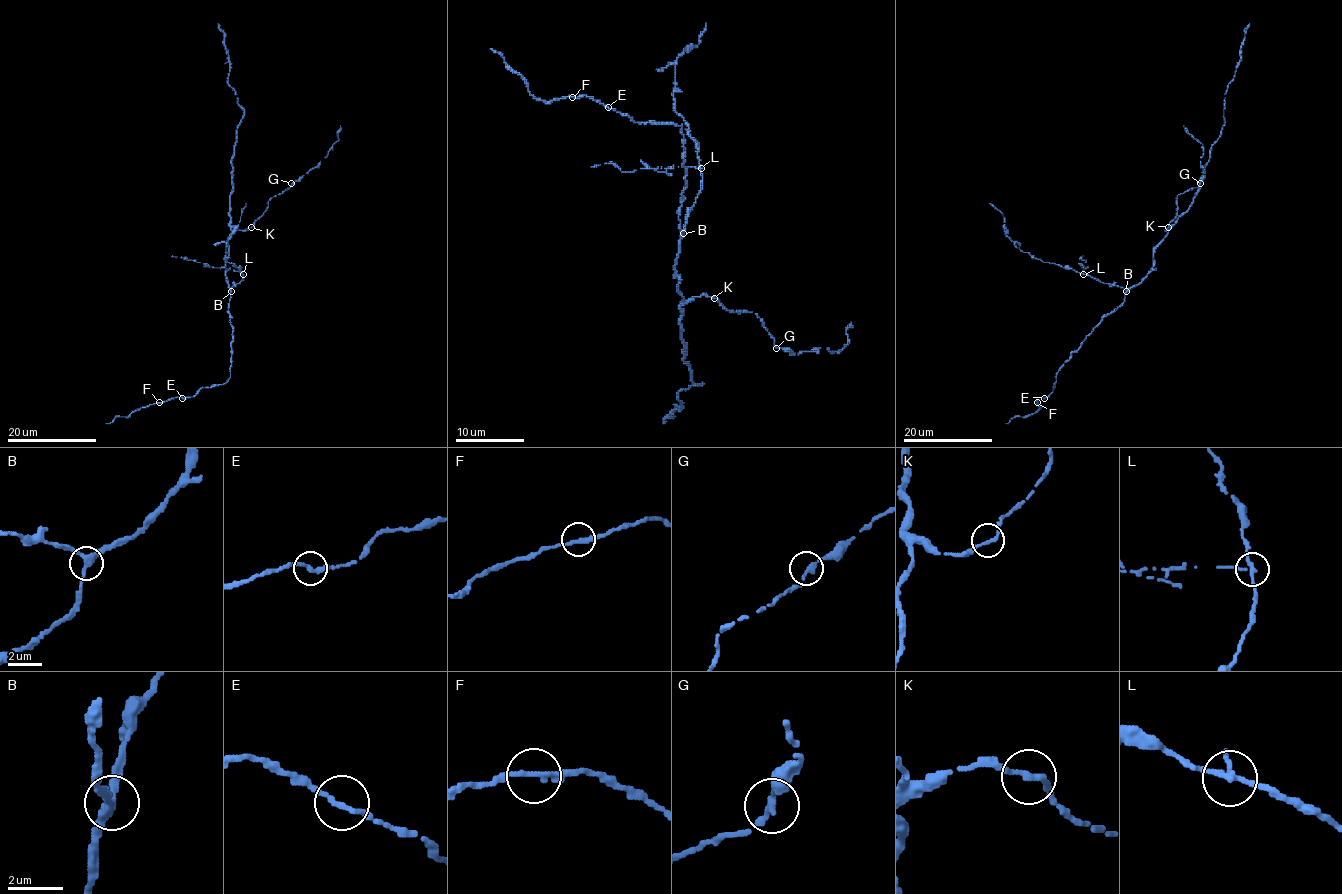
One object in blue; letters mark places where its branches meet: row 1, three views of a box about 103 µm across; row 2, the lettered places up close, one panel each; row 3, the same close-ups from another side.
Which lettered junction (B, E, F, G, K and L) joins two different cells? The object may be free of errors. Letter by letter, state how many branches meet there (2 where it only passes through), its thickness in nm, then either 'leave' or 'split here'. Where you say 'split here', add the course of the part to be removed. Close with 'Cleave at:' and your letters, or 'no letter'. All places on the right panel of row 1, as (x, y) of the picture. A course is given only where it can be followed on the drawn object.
B: branches 3; calibre 300 nm; leave
E: branches 2; calibre 240 nm; leave
F: branches 2; calibre 240 nm; leave
G: branches 2; calibre 240 nm; leave
K: branches 2; calibre 240 nm; leave
L: branches 3; calibre 190 nm; split here; course (1084, 274), (1023, 252), (1006, 234), (1003, 214), (989, 203)
Cleave at: L

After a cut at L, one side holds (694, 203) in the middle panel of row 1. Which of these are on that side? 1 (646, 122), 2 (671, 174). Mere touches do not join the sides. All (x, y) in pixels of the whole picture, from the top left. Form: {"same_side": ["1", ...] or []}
{"same_side": ["1"]}

